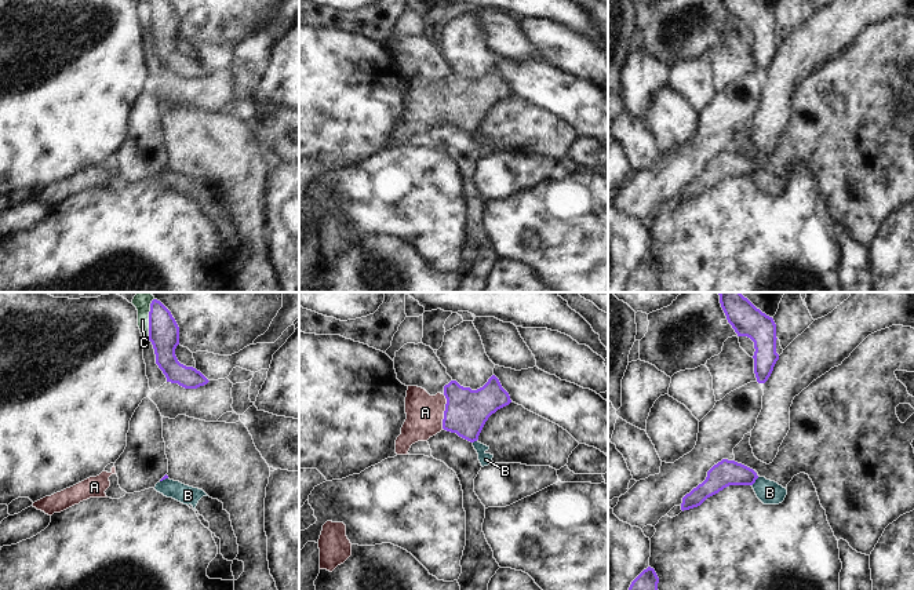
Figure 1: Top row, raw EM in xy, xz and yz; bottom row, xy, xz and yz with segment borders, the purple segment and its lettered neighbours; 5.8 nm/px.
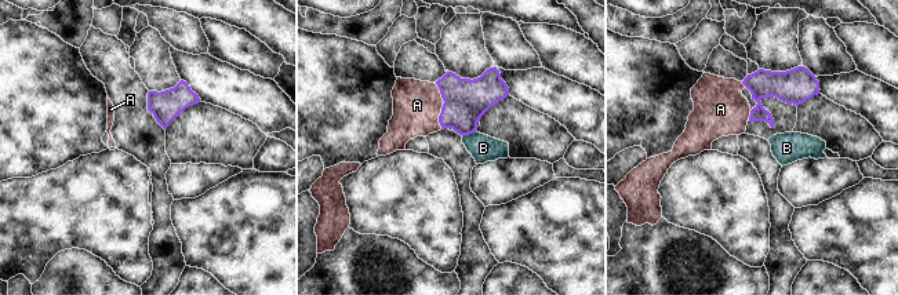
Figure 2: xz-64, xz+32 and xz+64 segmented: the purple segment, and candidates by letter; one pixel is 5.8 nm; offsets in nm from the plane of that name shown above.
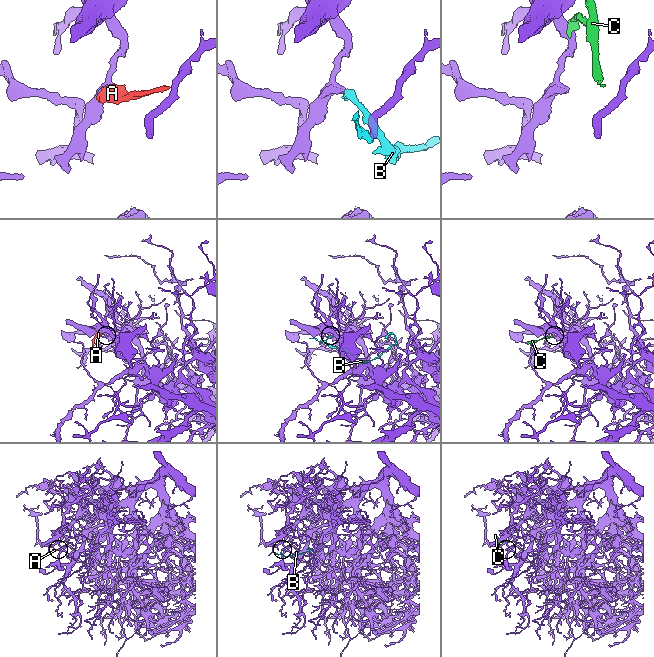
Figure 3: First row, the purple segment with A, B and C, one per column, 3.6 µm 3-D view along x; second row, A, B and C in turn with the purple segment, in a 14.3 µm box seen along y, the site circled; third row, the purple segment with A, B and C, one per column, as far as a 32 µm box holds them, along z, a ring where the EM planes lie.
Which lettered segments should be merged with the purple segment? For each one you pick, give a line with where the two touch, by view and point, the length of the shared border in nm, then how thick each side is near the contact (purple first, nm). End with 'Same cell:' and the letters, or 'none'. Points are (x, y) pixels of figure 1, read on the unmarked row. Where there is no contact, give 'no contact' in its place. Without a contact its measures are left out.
A: meets purple in xz at (444, 102); contact 200 nm long; 260 nm thick on the purple side, 220 nm on the other
Same cell: A

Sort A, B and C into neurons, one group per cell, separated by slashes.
A / B C

